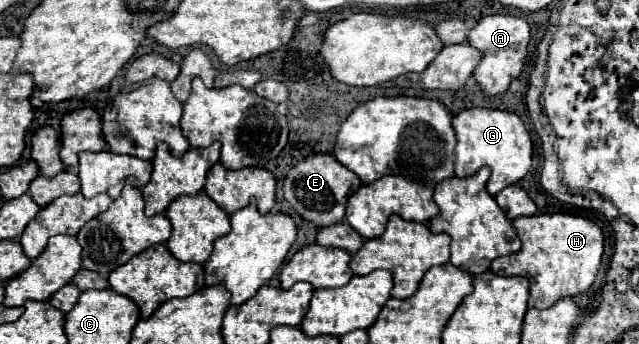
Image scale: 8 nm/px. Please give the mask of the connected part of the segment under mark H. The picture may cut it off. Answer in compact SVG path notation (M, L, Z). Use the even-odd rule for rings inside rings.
M537 213L531 217L513 219L513 227L521 237L521 249L491 263L497 275L521 275L529 279L529 307L547 309L561 297L575 297L591 287L601 267L603 231L581 215L571 213Z

